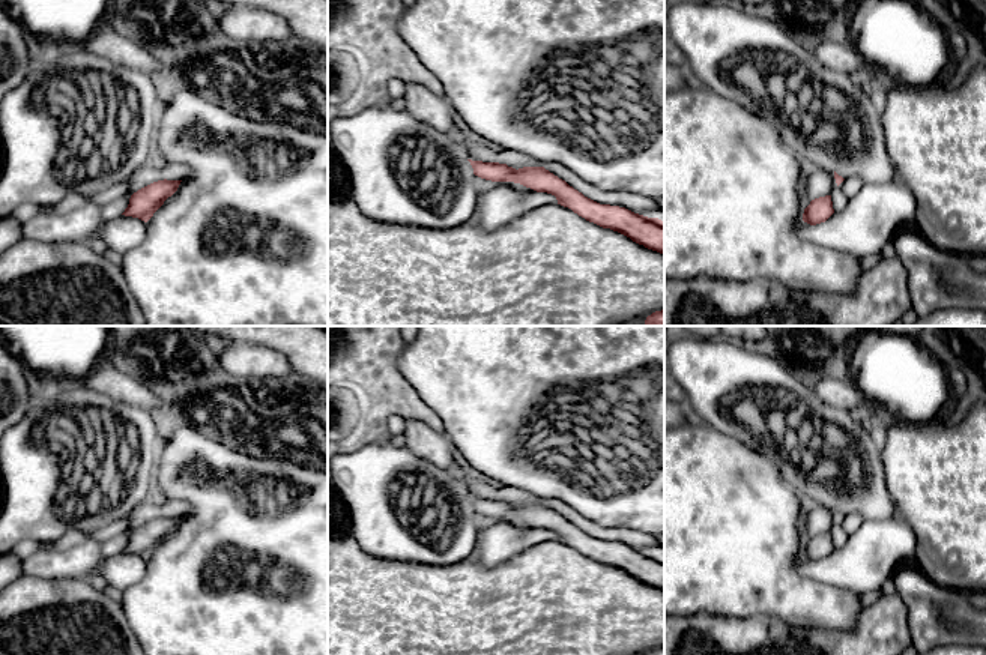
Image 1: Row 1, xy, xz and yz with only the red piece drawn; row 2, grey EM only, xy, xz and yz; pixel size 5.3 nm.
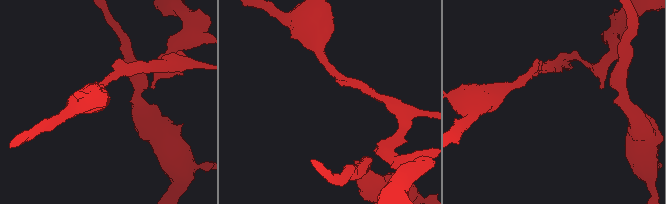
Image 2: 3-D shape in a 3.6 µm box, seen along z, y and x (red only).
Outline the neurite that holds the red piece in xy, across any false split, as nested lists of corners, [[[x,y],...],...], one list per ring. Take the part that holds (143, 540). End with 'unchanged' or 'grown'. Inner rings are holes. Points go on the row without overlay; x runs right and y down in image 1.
[[[164,515],[138,526],[131,532],[129,541],[122,551],[147,559],[164,538],[177,527],[180,518]]]; unchanged

